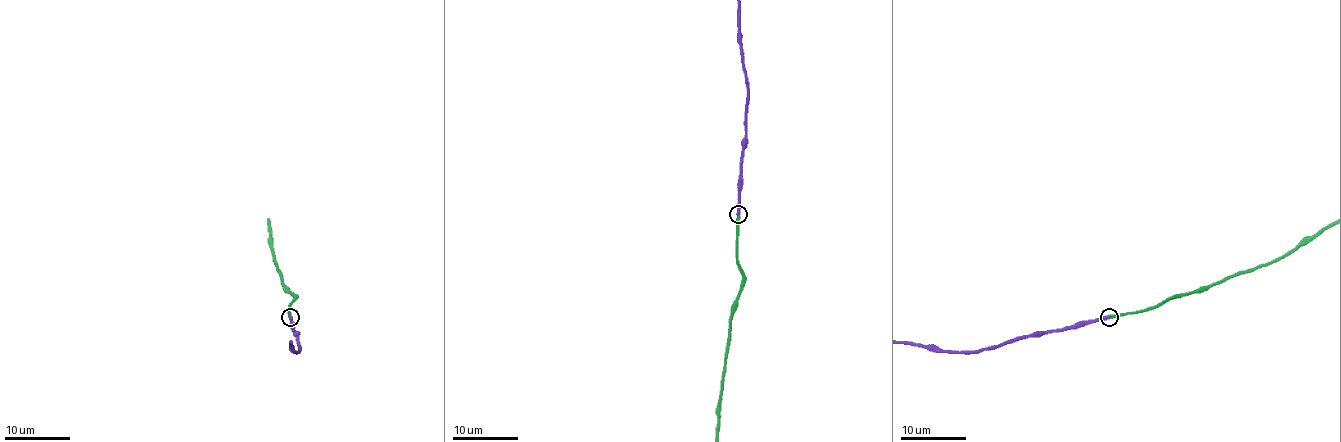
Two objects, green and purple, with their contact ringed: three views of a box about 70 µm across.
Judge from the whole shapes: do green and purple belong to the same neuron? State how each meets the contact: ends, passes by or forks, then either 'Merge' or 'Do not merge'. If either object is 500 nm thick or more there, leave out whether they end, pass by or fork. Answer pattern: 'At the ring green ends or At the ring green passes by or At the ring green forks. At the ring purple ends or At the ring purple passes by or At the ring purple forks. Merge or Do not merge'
At the ring green ends. At the ring purple ends. Merge

